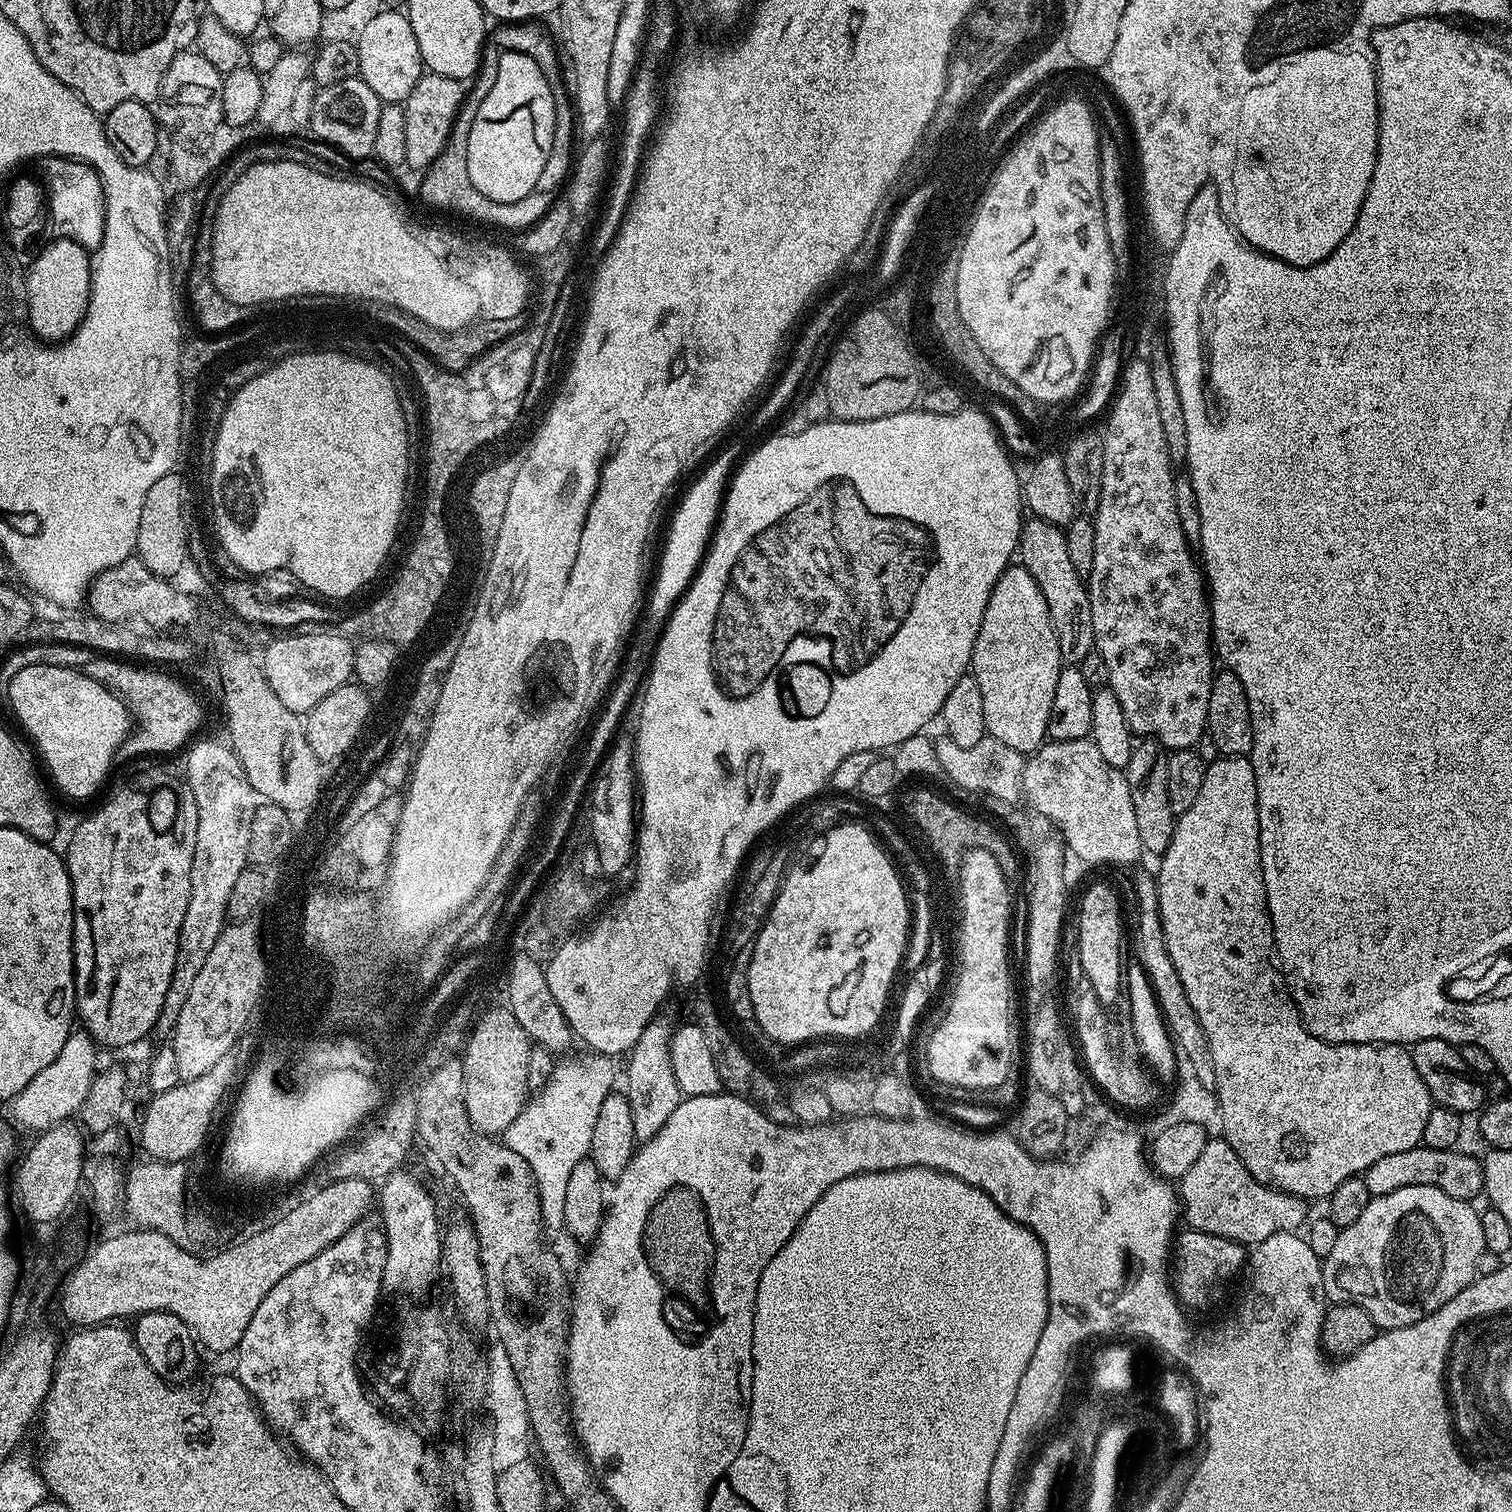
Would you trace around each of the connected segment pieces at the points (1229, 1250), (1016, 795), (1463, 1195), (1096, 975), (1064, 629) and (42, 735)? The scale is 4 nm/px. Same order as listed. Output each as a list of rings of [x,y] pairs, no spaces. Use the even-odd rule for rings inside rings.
[[[1195,1230],[1182,1232],[1174,1240],[1174,1259],[1170,1264],[1170,1283],[1176,1299],[1185,1309],[1191,1310],[1191,1308],[1202,1307],[1211,1298],[1215,1288],[1222,1287],[1227,1280],[1234,1279],[1239,1272],[1241,1275],[1246,1264],[1246,1248],[1245,1245],[1230,1238],[1222,1238]]]
[[[987,734],[980,742],[965,749],[947,738],[937,739],[934,747],[943,775],[948,775],[958,787],[968,792],[985,792],[985,797],[994,800],[1016,802],[1021,799],[1020,783],[1024,773],[1025,753],[1010,750],[1010,746]]]
[[[1417,1146],[1402,1150],[1402,1154],[1378,1158],[1378,1162],[1362,1174],[1369,1197],[1394,1194],[1394,1190],[1402,1190],[1402,1186],[1434,1186],[1442,1190],[1442,1194],[1450,1194],[1450,1198],[1475,1201],[1475,1196],[1479,1197],[1484,1191],[1484,1165],[1477,1157],[1475,1160],[1470,1153],[1460,1151]]]
[[[1092,884],[1080,900],[1080,937],[1076,940],[1080,951],[1080,968],[1091,989],[1101,1003],[1111,1006],[1122,996],[1122,963],[1120,964],[1120,900],[1104,884]]]
[[[1028,518],[1023,521],[1018,545],[1018,560],[1024,569],[1038,582],[1042,598],[1050,610],[1050,622],[1058,638],[1060,659],[1065,665],[1076,666],[1086,654],[1095,649],[1094,618],[1090,614],[1090,598],[1081,574],[1074,570],[1066,550],[1065,529],[1045,520]]]
[[[26,666],[26,670],[18,670],[18,674],[14,674],[14,678],[6,686],[6,692],[21,726],[32,735],[32,740],[36,743],[45,766],[52,771],[57,786],[76,800],[94,795],[99,790],[100,783],[107,778],[108,767],[114,764],[120,744],[133,727],[134,721],[127,706],[113,692],[106,690],[102,682],[94,682],[94,678],[90,678],[87,671],[79,667]]]

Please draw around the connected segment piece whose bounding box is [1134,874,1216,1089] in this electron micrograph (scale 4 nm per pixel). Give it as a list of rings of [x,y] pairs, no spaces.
[[[1155,875],[1140,876],[1136,880],[1136,900],[1140,903],[1140,917],[1136,920],[1136,956],[1135,963],[1140,964],[1146,978],[1156,995],[1161,1016],[1171,1034],[1172,1042],[1183,1045],[1187,1056],[1195,1065],[1195,1073],[1203,1086],[1216,1087],[1214,1078],[1214,1062],[1210,1058],[1210,1046],[1206,1042],[1206,1034],[1202,1030],[1202,1022],[1198,1022],[1198,1014],[1194,1014],[1194,1006],[1190,1006],[1190,998],[1186,998],[1186,990],[1182,990],[1182,978],[1178,978],[1178,970],[1174,970],[1174,962],[1170,962],[1170,950],[1166,950],[1166,938],[1162,934],[1160,921],[1160,899],[1156,893]]]

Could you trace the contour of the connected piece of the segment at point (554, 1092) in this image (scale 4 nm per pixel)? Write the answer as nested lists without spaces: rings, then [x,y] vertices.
[[[584,1054],[577,1060],[561,1059],[552,1071],[550,1082],[542,1086],[529,1099],[528,1103],[510,1122],[510,1126],[502,1133],[503,1143],[518,1154],[530,1166],[532,1177],[536,1180],[536,1188],[540,1192],[540,1214],[545,1229],[552,1232],[560,1232],[564,1226],[564,1215],[562,1210],[566,1206],[566,1184],[570,1182],[570,1174],[574,1166],[582,1162],[591,1153],[590,1138],[594,1138],[594,1125],[598,1123],[598,1110],[602,1110],[602,1102],[613,1091],[612,1083],[617,1083],[618,1076],[612,1073],[613,1057],[601,1056],[599,1054]]]

